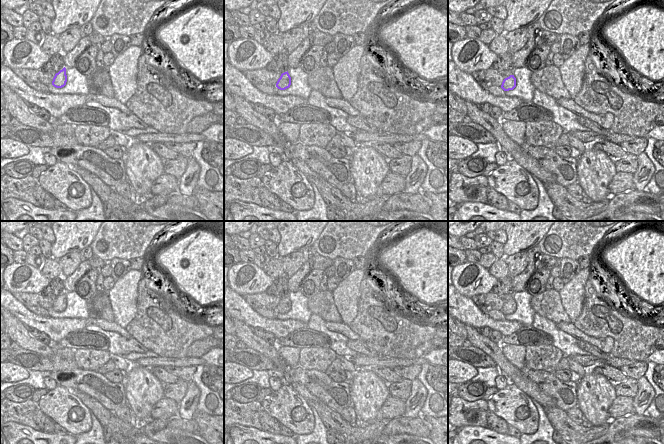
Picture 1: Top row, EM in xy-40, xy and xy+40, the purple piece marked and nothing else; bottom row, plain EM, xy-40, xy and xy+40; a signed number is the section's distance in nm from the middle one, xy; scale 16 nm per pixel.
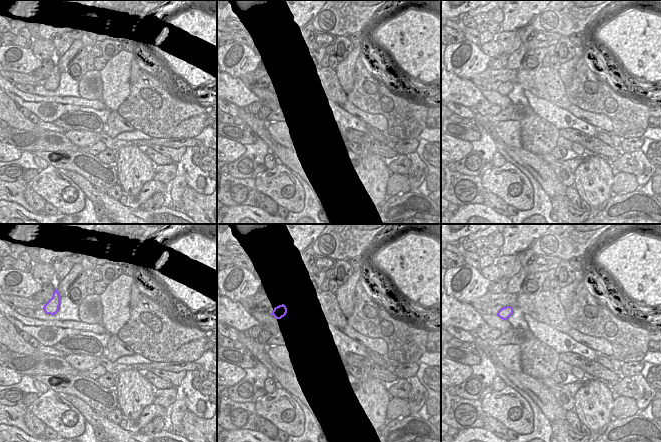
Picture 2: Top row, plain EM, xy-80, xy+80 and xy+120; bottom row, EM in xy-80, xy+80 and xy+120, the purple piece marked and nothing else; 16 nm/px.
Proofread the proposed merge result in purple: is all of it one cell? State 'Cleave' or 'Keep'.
Keep.

